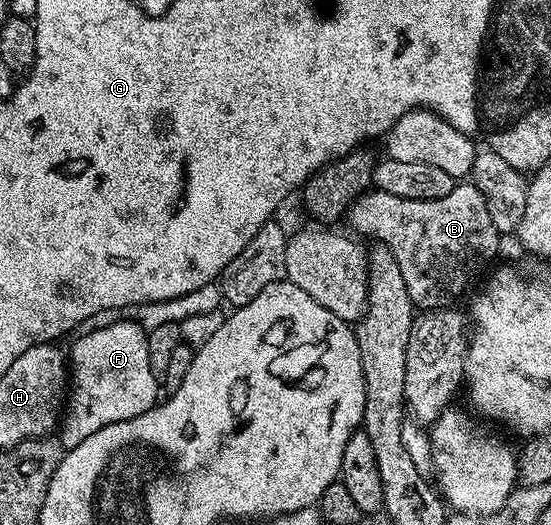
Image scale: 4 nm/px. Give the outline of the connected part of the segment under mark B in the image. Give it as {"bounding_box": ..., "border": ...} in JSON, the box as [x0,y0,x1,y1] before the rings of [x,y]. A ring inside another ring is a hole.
{"bounding_box":[346,184,502,312],"border":[[[458,184],[450,196],[438,200],[406,200],[402,196],[390,196],[390,192],[372,188],[352,203],[346,222],[357,230],[357,235],[376,238],[372,240],[391,251],[398,268],[402,268],[402,280],[406,280],[406,292],[410,292],[413,307],[420,312],[451,307],[455,303],[452,301],[471,284],[472,277],[499,252],[502,242],[502,235],[498,228],[494,228],[494,220],[490,220],[486,196],[482,196],[482,192],[471,184]]]}

